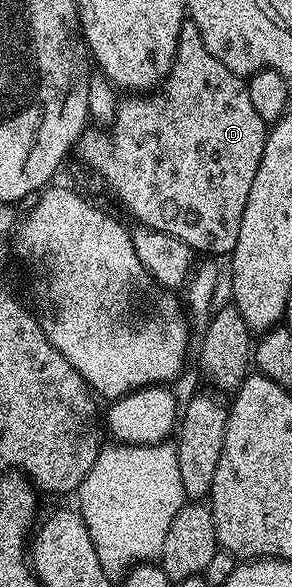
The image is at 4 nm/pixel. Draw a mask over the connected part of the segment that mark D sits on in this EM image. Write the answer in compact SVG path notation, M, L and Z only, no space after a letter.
M184 22L181 33L179 34L179 40L177 41L177 49L175 50L175 60L173 65L169 69L169 73L163 78L163 82L158 87L154 88L150 93L135 93L130 97L124 98L122 102L118 104L116 109L116 115L114 121L112 121L107 129L88 129L83 132L83 136L79 138L77 144L77 155L79 151L79 159L92 171L93 174L99 175L99 179L108 187L109 190L115 194L115 199L128 211L129 214L135 218L136 224L149 227L153 231L160 231L161 233L169 233L173 237L177 237L181 241L185 241L185 245L189 245L197 253L205 254L207 257L215 257L211 255L223 255L223 257L230 256L231 250L237 245L237 233L241 233L241 217L245 213L245 201L249 201L249 188L253 185L253 177L257 177L257 165L261 165L261 153L265 153L265 141L267 140L267 133L269 125L265 121L261 121L260 115L253 110L253 104L249 101L249 89L247 88L247 79L242 75L235 75L229 69L225 69L225 65L221 65L221 61L217 61L217 57L213 57L213 53L209 53L209 49L205 49L205 41L201 37L201 33L197 29L197 25L193 22Z

